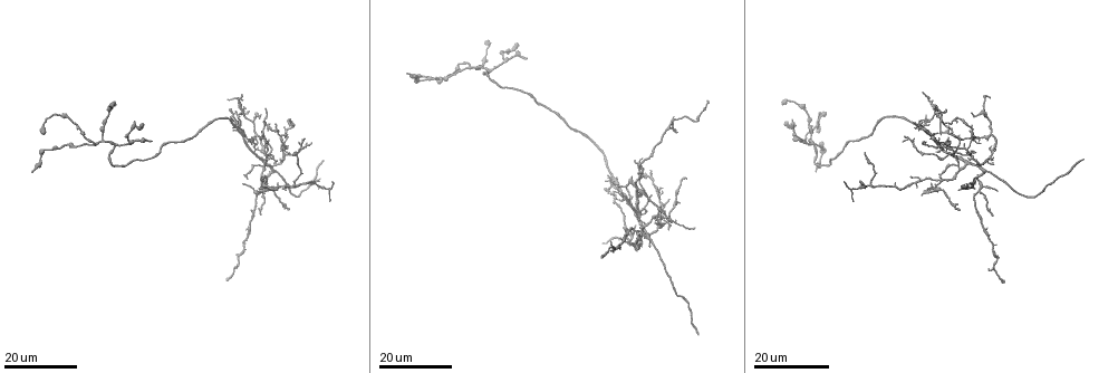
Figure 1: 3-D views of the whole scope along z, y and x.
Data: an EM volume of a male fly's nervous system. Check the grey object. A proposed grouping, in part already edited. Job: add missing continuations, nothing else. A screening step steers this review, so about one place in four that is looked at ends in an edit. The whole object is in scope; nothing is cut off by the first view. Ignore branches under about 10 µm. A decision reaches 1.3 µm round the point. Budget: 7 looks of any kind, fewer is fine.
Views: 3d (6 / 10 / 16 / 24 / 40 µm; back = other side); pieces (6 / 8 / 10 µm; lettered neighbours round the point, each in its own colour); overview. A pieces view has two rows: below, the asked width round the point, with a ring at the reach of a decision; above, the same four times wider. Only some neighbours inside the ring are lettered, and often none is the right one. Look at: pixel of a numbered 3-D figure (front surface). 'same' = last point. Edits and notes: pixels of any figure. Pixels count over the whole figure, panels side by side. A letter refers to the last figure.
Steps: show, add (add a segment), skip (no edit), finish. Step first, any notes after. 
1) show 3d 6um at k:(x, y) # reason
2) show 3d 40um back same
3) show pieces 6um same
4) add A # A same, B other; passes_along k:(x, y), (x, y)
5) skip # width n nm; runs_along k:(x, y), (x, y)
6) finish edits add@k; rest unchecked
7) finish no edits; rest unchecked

show 3d 16um at 1:(407, 73) # end of a long branch

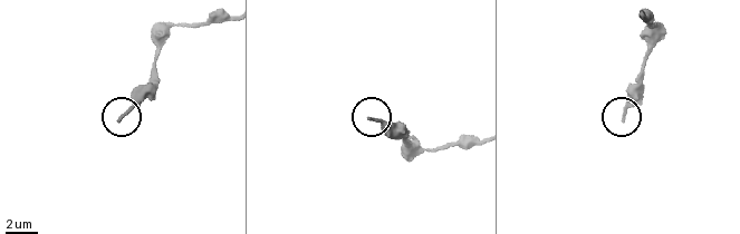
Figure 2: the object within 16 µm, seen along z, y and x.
show pieces 6um at 2:(623, 120) # what lies round it

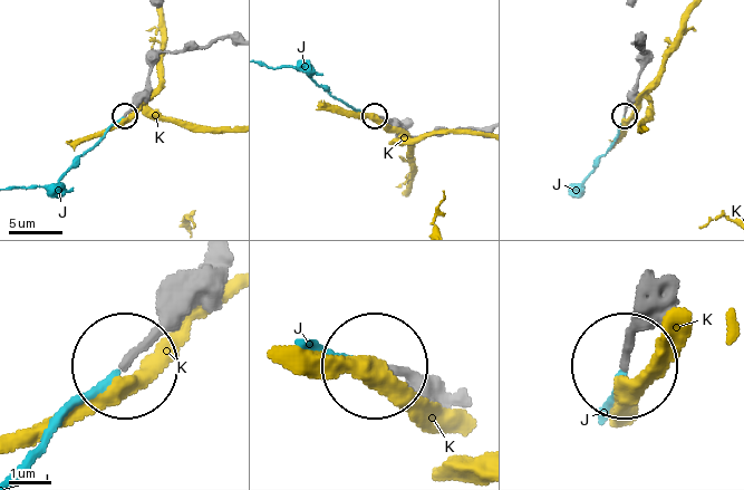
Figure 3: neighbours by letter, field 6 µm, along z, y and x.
add J # J same, K other; it goes on there

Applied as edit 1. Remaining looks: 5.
show 3d 16um at 1:(524, 58) # branch stops here

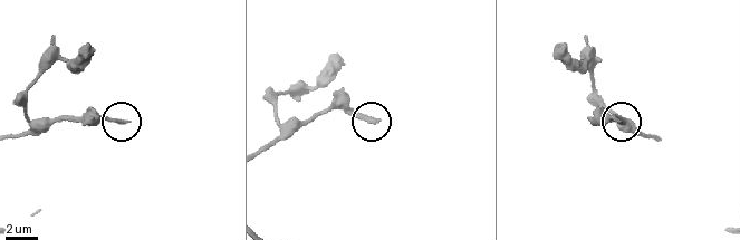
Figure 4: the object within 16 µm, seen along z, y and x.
show pieces 8um at 4:(126, 123)

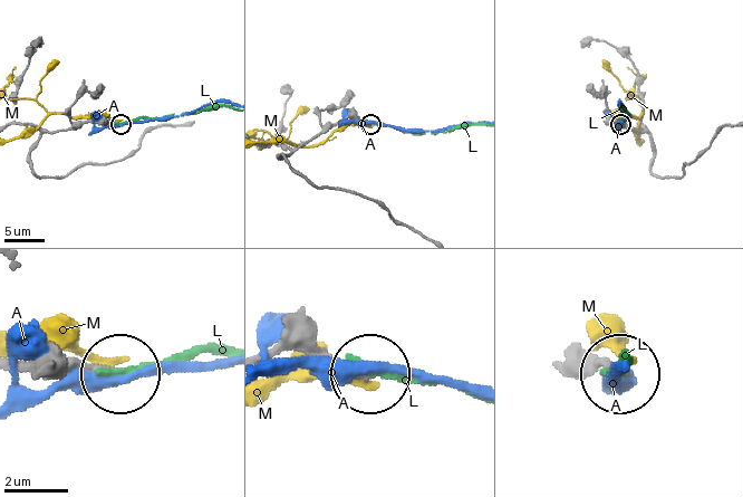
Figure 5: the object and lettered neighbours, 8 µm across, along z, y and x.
skip # A other, L other, M other; runs_along 5:(37, 174), (30, 149), (44, 134), (89, 121), (119, 123); none of them fits

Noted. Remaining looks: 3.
show 3d 16um at 1:(695, 226) # end of a long branch

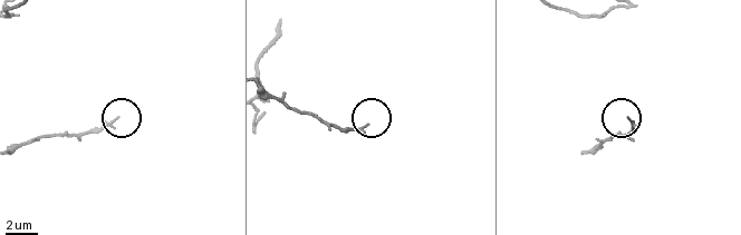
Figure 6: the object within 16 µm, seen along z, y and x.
show pieces 8um at 6:(363, 127)

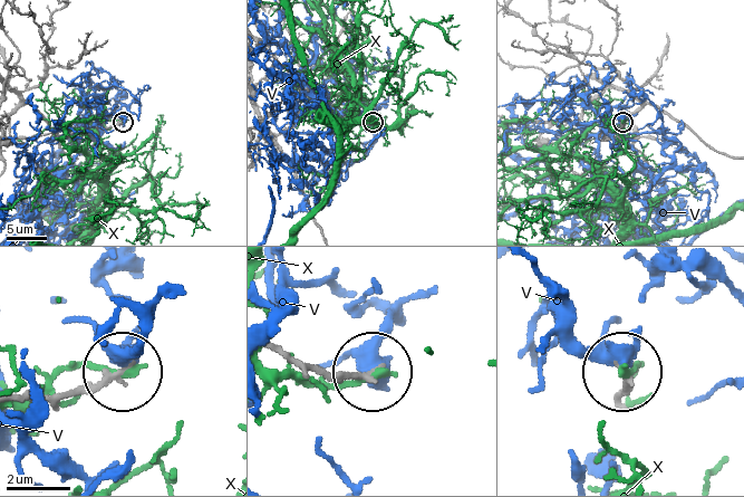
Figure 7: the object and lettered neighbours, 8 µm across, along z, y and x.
skip # width 130 nm; V other, X other; none of them fits

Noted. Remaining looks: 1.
finish edits add@3; rest unchecked

